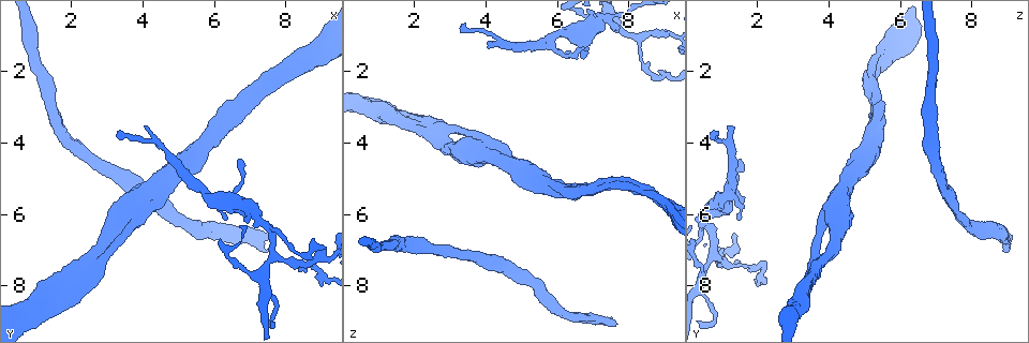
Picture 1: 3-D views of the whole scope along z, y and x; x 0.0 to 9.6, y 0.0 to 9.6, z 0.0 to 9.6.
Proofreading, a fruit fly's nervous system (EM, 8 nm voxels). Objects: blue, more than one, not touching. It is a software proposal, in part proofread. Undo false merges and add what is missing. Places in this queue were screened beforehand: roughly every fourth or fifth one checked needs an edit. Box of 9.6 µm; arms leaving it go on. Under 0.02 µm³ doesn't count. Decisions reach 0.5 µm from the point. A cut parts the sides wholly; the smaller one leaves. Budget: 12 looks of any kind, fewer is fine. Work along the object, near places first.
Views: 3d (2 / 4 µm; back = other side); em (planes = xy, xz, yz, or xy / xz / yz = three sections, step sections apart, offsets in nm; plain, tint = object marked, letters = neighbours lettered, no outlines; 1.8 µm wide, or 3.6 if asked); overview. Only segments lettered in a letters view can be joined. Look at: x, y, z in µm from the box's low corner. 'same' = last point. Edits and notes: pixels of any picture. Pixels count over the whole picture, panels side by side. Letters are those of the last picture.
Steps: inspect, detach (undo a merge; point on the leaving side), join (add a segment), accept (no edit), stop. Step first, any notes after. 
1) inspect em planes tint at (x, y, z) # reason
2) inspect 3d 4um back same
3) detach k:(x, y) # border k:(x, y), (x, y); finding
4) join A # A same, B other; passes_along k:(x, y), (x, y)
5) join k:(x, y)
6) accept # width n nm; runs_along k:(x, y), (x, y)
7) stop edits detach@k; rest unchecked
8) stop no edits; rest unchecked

inspect 3d 4um at (7.50, 7.00, 8.90) # an open end

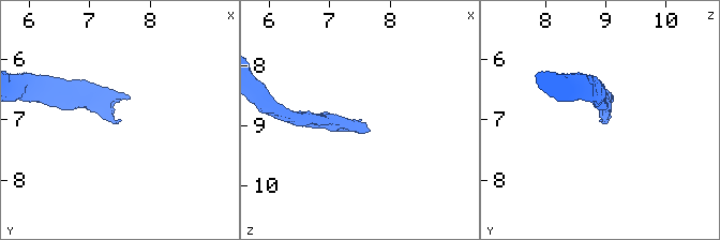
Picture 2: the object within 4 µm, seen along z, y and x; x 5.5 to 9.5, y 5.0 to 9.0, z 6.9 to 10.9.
inspect em 3.6um planes letters at (7.55, 7.00, 8.95) # now the EM

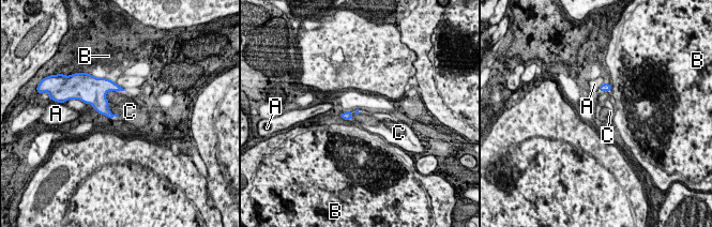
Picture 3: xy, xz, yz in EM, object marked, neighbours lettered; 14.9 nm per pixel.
join C # A other, B other, C same; the cell continues

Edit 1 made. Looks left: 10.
inspect overview

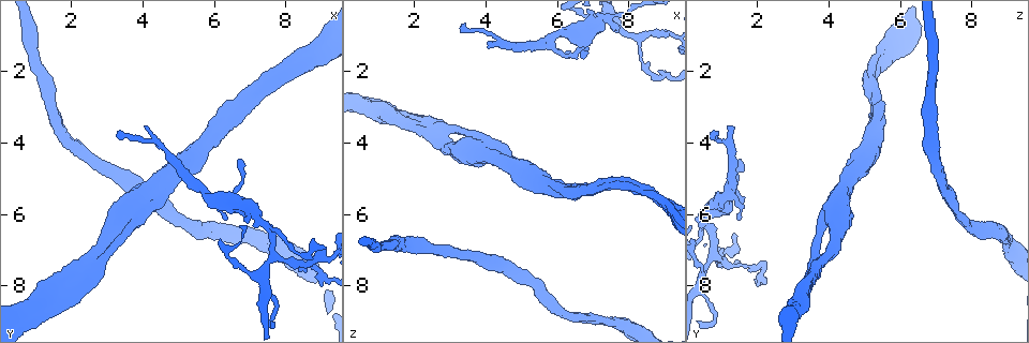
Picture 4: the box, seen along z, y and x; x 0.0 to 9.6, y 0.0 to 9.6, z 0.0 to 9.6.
inspect 3d 2um at (8.75, 1.35, 5.40) # stops while still wide

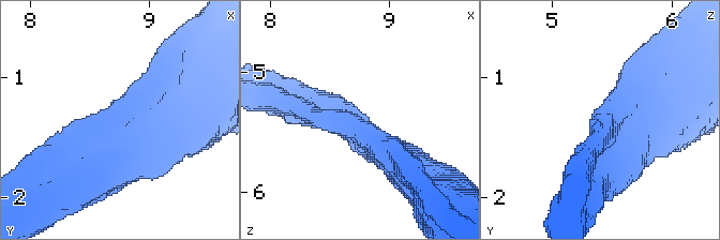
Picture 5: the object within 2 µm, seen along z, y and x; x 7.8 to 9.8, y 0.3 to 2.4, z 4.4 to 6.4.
inspect em planes letters at (8.72, 1.34, 5.36) # arm_widths 320, 320 nm; now the EM

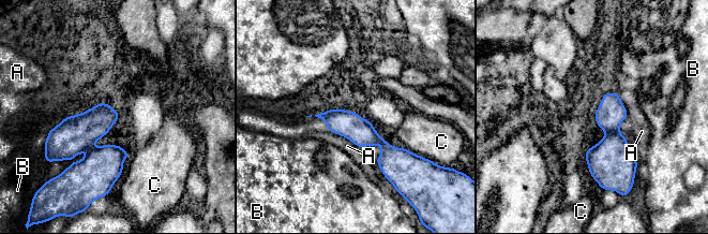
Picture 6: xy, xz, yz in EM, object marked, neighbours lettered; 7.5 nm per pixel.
accept # A other, B other, C other; runs_along 6:(322, 115), (378, 140), (389, 169); no lettered segment goes on from it

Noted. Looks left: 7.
inspect 3d 4um at (3.85, 6.05, 3.95) # sudden change in width

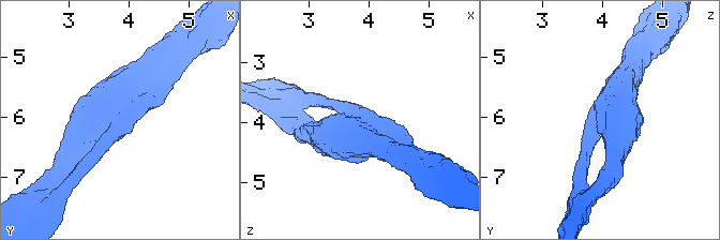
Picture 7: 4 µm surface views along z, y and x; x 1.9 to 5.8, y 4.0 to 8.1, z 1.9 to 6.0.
inspect em 3.6um yz step 16 letters at (3.85, 6.10, 3.90)

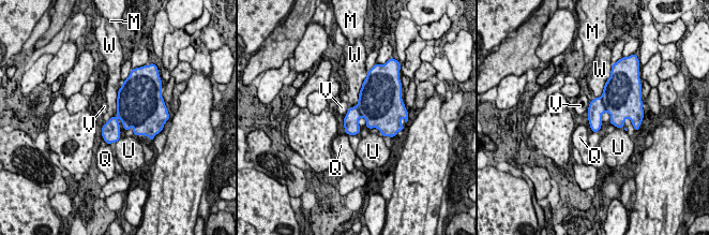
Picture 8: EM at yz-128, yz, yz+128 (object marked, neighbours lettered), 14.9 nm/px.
accept # longest_contact W 420 nm; M other, Q other, U other, V other, W other; border 8:(363, 83), (358, 103), (351, 107); continuous, no second cell

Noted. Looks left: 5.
inspect 3d 4um at (2.50, 7.50, 3.65) # sharp bend

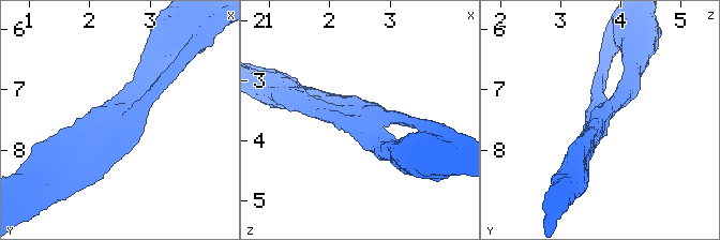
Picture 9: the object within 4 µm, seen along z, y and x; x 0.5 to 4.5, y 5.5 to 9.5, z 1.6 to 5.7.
inspect em 3.6um planes plain at (2.55, 7.45, 3.70) # need the tissue

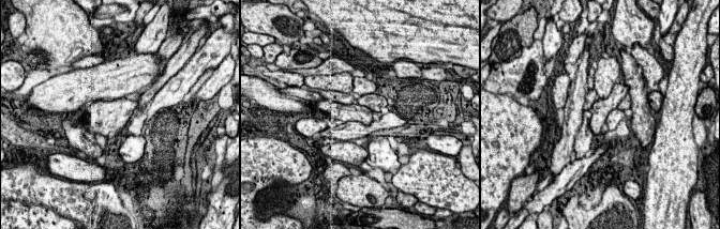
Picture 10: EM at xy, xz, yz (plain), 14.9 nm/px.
inspect em 3.6um planes letters same # what lies round it

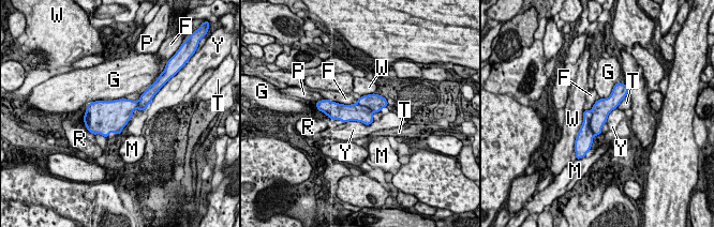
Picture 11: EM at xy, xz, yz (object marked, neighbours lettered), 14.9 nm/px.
accept # width 320 nm; F other, G other, M other, P other, R other, T other, W other, Y other; continuous, no second cell

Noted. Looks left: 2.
inspect 3d 2um at (5.75, 5.50, 1.20) # abrupt turn

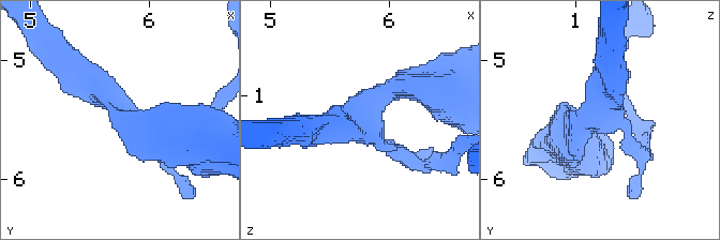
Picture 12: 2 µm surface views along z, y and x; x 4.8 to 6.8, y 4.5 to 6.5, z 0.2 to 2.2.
inspect em planes letters at (5.80, 5.48, 1.16)

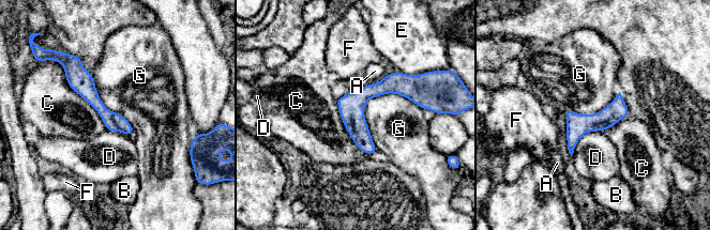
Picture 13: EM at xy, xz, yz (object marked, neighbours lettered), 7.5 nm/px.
accept # A other, B other, C other, D other, E other, F other, G other; runs_along 13:(75, 70), (95, 103), (129, 132); all the same cell

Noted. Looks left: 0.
stop edits join@3; rest unchecked

